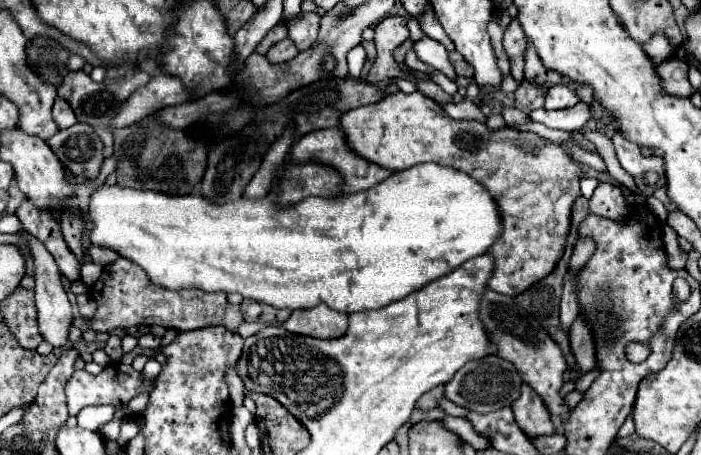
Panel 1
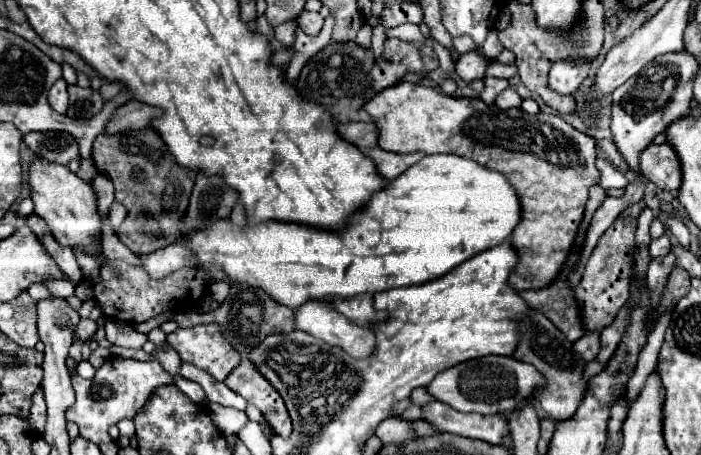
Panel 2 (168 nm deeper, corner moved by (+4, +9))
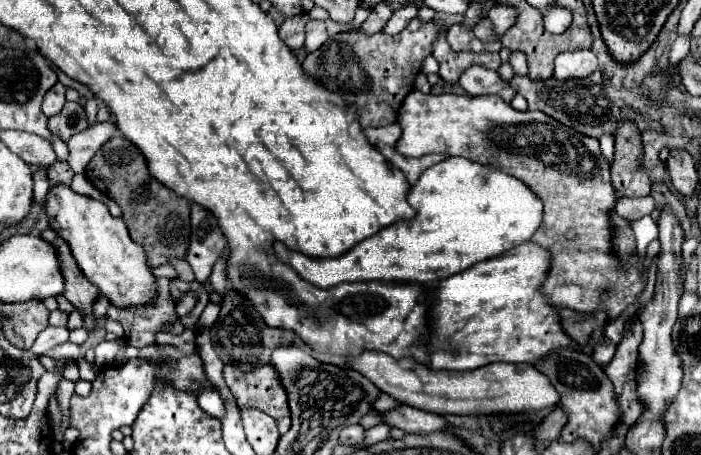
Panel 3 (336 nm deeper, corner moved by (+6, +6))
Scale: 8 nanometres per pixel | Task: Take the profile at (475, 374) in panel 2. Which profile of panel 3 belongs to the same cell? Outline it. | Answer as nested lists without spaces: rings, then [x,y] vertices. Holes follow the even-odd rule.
[[[363,352],[357,358],[349,358],[351,366],[369,378],[381,392],[389,394],[401,404],[421,408],[433,414],[521,414],[543,410],[555,406],[559,402],[559,392],[553,388],[551,380],[541,374],[531,364],[507,364],[497,362],[485,368],[477,368],[473,372],[457,372],[457,370],[429,370],[423,364],[413,364],[413,360],[405,358],[401,362],[391,360],[391,356],[379,352]]]

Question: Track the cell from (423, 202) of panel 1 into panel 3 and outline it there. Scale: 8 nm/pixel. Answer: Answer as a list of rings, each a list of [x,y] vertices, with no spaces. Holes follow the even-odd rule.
[[[447,158],[425,170],[421,180],[411,188],[407,202],[417,210],[413,220],[383,228],[339,258],[315,260],[305,254],[289,252],[283,244],[275,244],[275,252],[281,260],[291,264],[303,280],[319,288],[369,280],[431,284],[529,242],[543,222],[541,198],[521,180],[467,158]]]

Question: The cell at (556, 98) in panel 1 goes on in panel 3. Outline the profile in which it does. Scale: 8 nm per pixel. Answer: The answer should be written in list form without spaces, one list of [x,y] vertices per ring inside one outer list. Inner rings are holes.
[[[575,50],[575,52],[561,52],[555,58],[555,78],[585,78],[593,74],[597,68],[597,56],[591,50]]]

